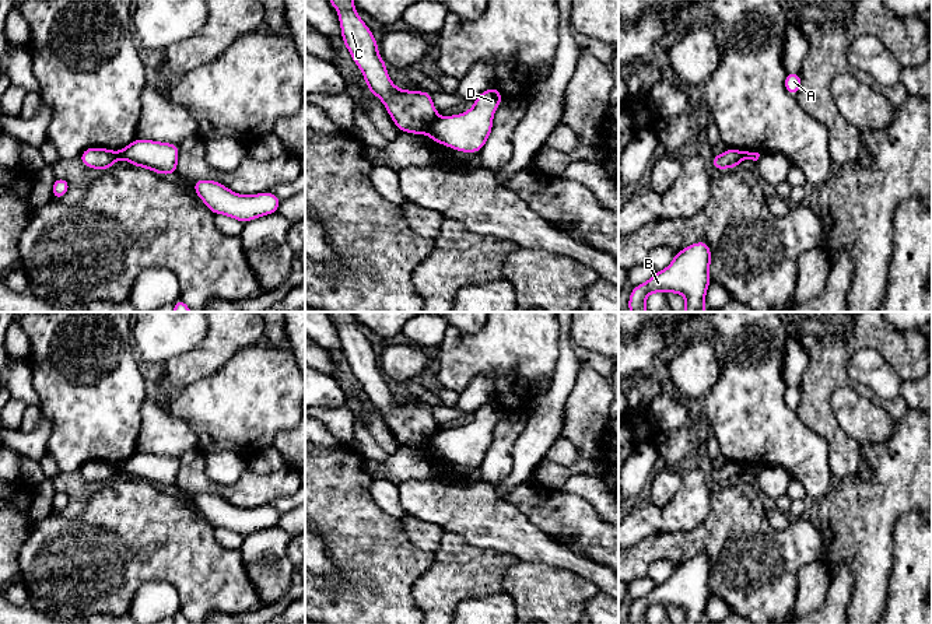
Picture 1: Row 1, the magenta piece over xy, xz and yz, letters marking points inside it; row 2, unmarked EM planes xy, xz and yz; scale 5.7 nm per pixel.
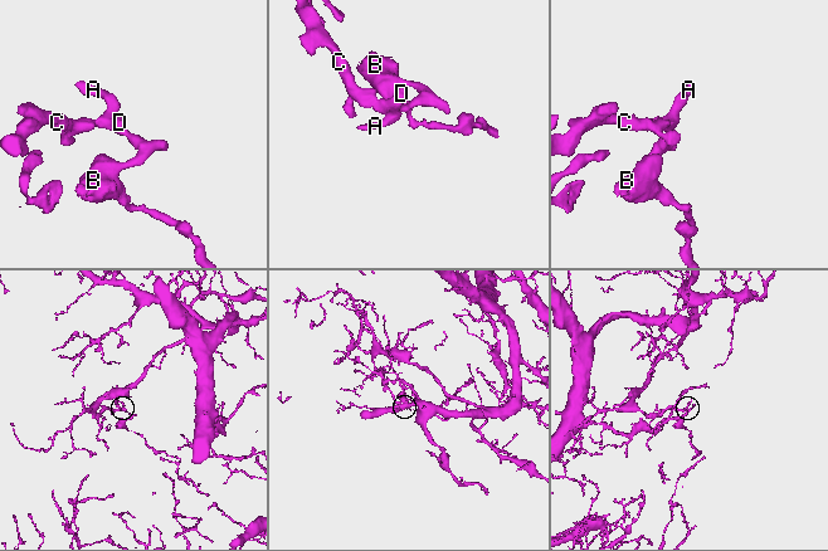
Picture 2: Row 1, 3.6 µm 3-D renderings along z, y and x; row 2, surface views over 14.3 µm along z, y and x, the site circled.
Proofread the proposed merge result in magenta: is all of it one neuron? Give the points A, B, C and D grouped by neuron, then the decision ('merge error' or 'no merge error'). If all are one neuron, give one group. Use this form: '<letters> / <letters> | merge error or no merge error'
A B D / C | merge error

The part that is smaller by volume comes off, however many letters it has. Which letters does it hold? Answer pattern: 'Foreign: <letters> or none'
Foreign: A, B, D

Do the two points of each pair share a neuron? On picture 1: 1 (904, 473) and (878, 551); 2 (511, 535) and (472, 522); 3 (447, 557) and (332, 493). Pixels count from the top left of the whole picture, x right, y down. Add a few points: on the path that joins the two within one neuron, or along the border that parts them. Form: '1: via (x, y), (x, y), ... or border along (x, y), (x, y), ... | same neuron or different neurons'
1: via (892, 493), (878, 507), (878, 532) | same neuron
2: via (501, 526), (482, 522) | same neuron
3: border along (434, 553), (433, 563), (416, 581) | different neurons

